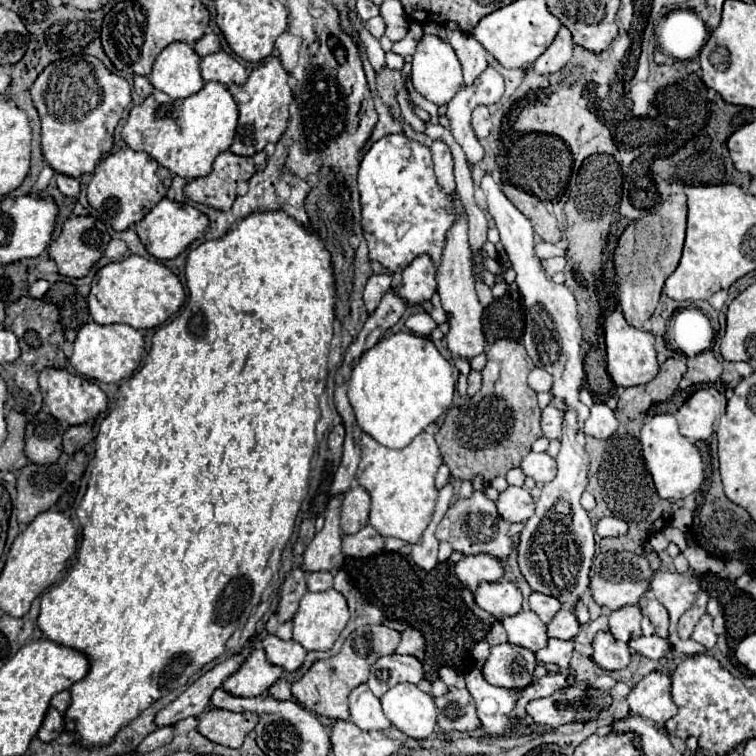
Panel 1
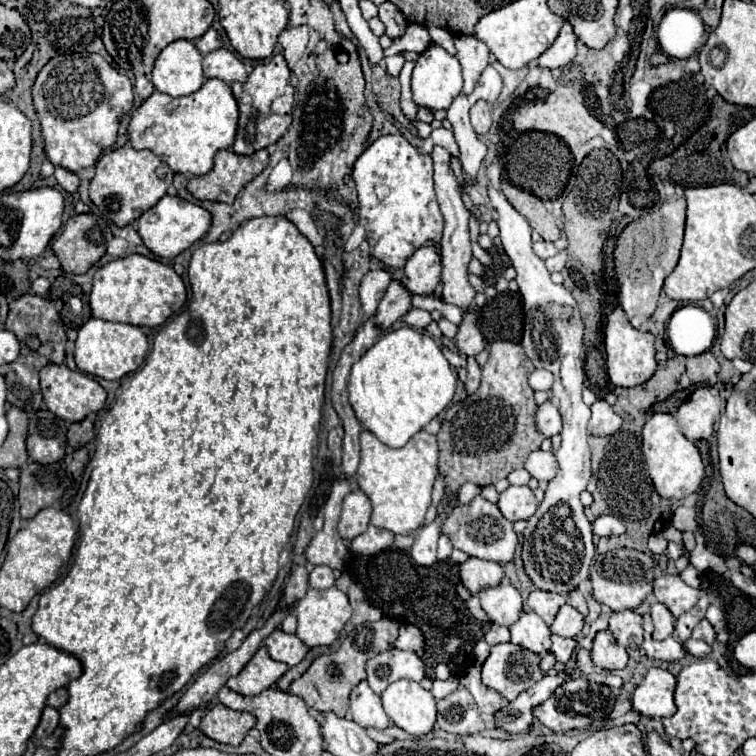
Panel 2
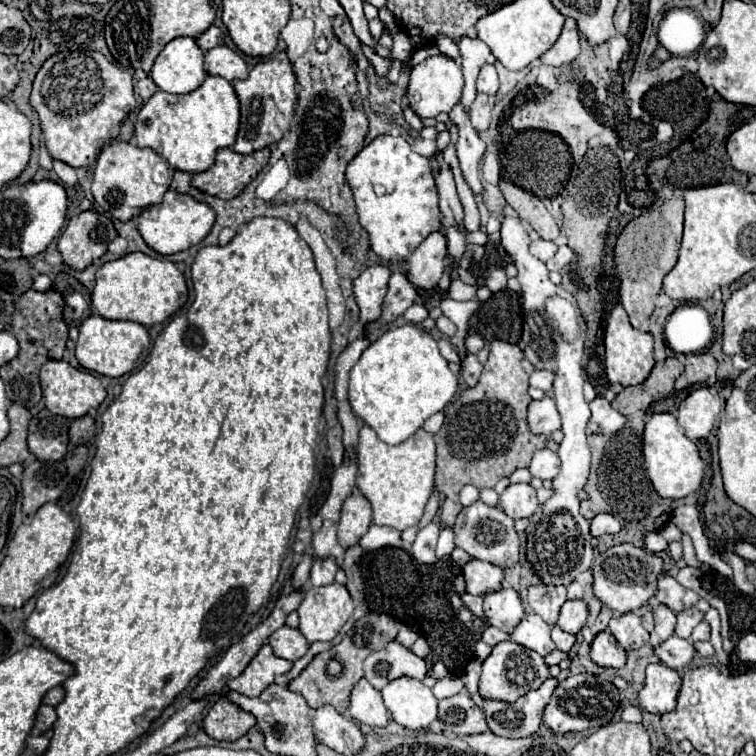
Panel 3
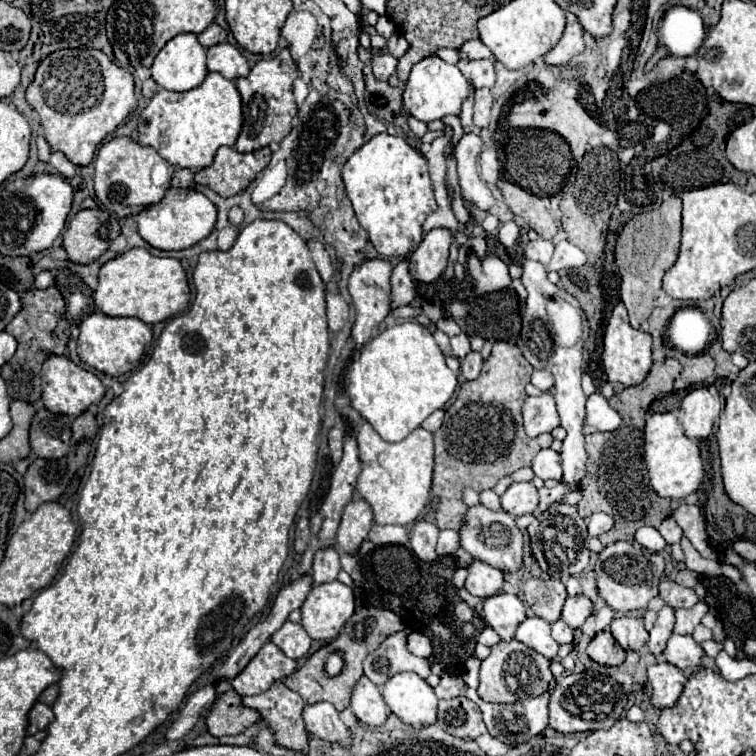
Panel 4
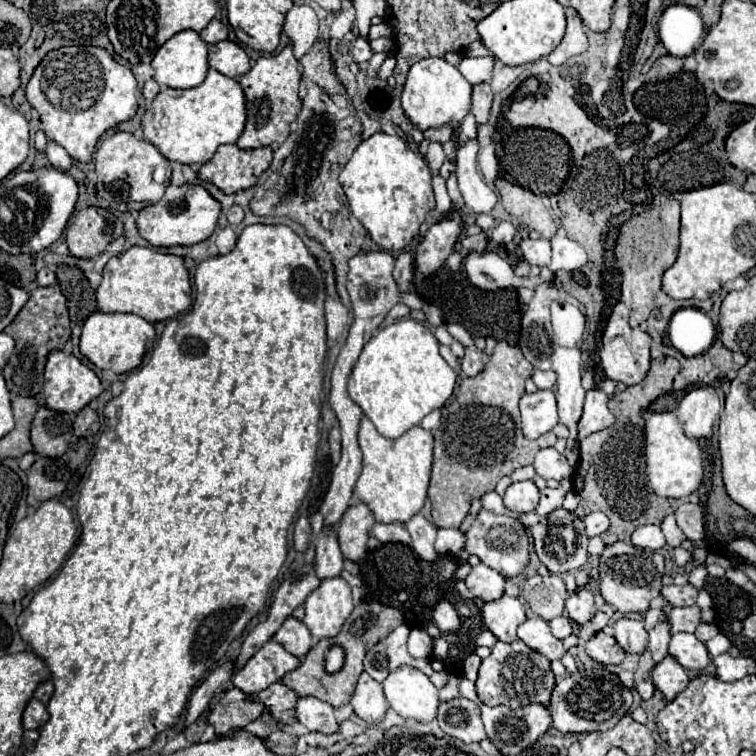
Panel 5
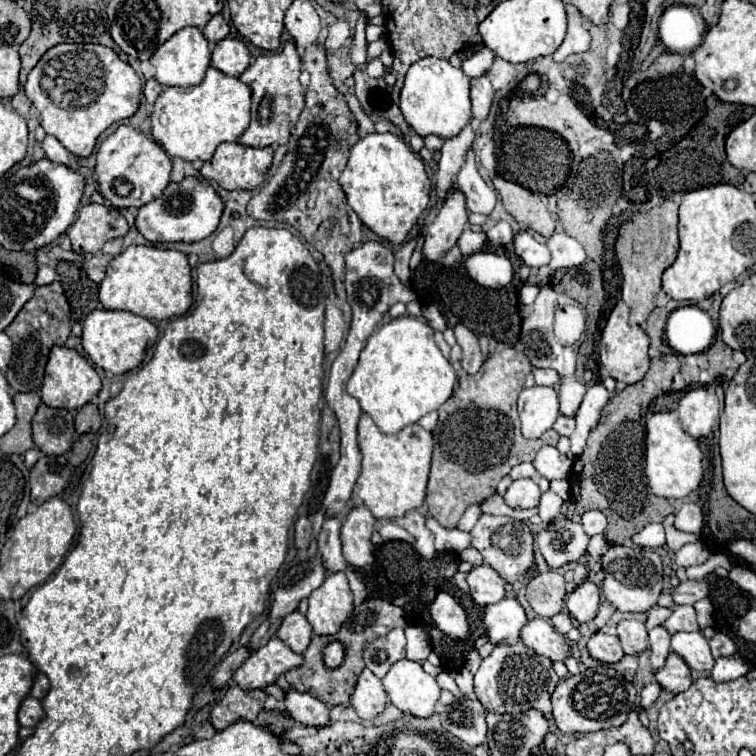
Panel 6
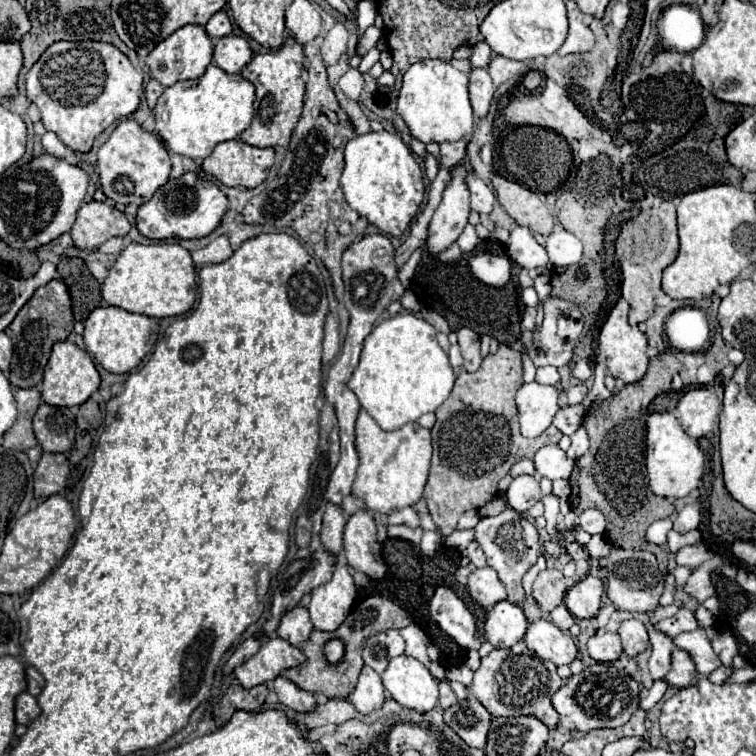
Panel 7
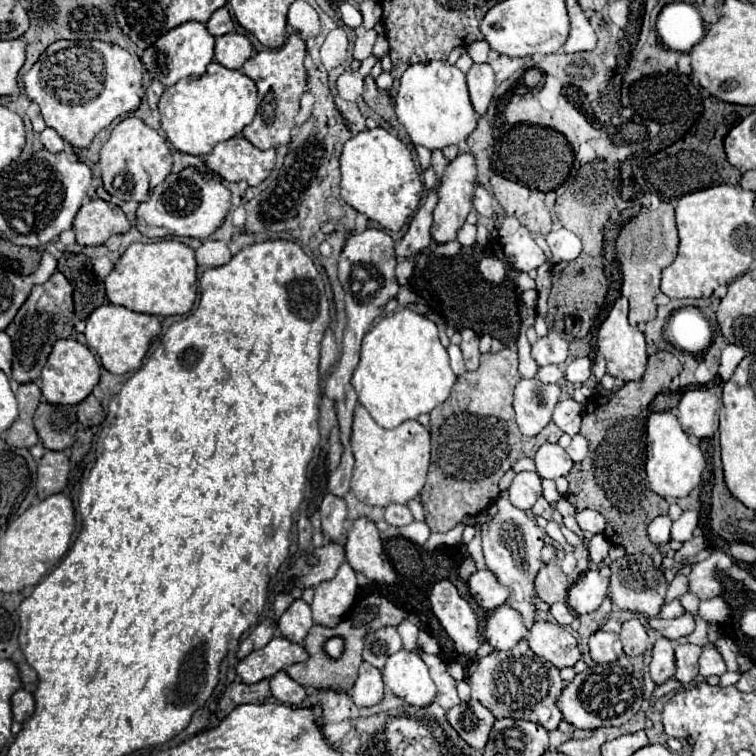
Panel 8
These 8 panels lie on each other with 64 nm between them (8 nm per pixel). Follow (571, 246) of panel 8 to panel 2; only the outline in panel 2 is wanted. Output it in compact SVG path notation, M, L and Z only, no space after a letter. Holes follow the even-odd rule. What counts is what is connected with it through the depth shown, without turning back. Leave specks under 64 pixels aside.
M560 250L556 256L552 256L552 258L548 258L548 260L546 260L546 268L548 268L550 272L560 272L560 270L564 268L566 260L568 260L566 250Z

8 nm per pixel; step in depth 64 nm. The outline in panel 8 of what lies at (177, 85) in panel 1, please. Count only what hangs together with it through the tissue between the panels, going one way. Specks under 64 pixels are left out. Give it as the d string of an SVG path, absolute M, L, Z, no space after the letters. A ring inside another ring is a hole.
M184 22L168 30L152 46L148 46L142 54L142 64L154 80L162 82L164 86L172 86L182 78L202 76L206 72L206 66L212 62L214 56L214 42L214 36L202 22Z

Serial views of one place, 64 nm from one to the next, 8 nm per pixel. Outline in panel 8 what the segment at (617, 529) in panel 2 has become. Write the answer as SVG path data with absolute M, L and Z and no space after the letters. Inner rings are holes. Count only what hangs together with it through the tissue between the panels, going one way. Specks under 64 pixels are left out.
M586 508L586 510L580 510L580 512L574 512L574 518L576 518L576 522L578 522L578 526L582 530L588 530L592 534L604 532L604 518L596 510L588 510Z

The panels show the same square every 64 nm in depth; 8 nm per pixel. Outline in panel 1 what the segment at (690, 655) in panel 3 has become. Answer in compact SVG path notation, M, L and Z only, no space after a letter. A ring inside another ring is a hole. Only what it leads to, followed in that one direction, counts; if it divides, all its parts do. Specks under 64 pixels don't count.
M640 636L638 640L630 642L628 646L634 648L636 652L640 652L642 656L646 656L646 658L654 658L654 660L668 656L668 652L672 650L670 640L668 640L668 638L658 638L658 636L650 636L650 638Z

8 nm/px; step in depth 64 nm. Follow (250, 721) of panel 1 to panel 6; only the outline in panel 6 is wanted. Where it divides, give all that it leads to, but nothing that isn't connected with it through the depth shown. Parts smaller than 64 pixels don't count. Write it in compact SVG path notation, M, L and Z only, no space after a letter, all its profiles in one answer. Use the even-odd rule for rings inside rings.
M232 684L224 698L214 706L210 722L220 732L238 718L256 720L258 712L264 708L266 699L267 694L262 689L242 690L238 684Z

